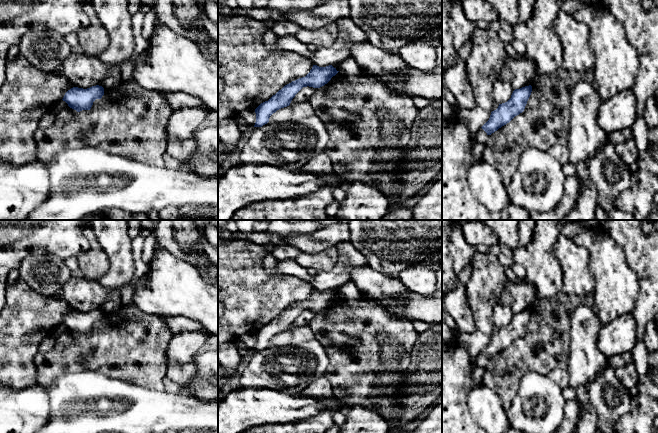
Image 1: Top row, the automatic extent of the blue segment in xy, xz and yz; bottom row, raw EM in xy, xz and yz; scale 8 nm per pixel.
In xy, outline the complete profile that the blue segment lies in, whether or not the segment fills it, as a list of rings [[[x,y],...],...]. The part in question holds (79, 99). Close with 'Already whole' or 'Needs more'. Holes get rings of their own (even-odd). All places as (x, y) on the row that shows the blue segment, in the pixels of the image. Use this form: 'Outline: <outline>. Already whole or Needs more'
Outline: [[[96,85],[87,89],[73,87],[68,90],[64,97],[68,106],[77,112],[82,110],[90,110],[93,102],[96,99],[101,99],[104,95],[104,88],[102,86]]]. Already whole

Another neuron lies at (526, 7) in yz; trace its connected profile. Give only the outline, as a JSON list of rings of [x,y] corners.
[[[519,0],[519,25],[525,24],[533,15],[535,0]]]

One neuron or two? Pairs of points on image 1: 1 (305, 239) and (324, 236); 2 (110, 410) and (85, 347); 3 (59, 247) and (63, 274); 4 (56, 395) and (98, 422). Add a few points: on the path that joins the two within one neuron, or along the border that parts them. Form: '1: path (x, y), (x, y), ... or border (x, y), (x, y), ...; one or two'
1: path (310, 239), (319, 239); one
2: border (71, 372), (97, 371), (107, 376), (118, 378); two
3: border (59, 257), (62, 260); two
4: path (87, 395), (133, 397), (137, 404), (129, 411); one

